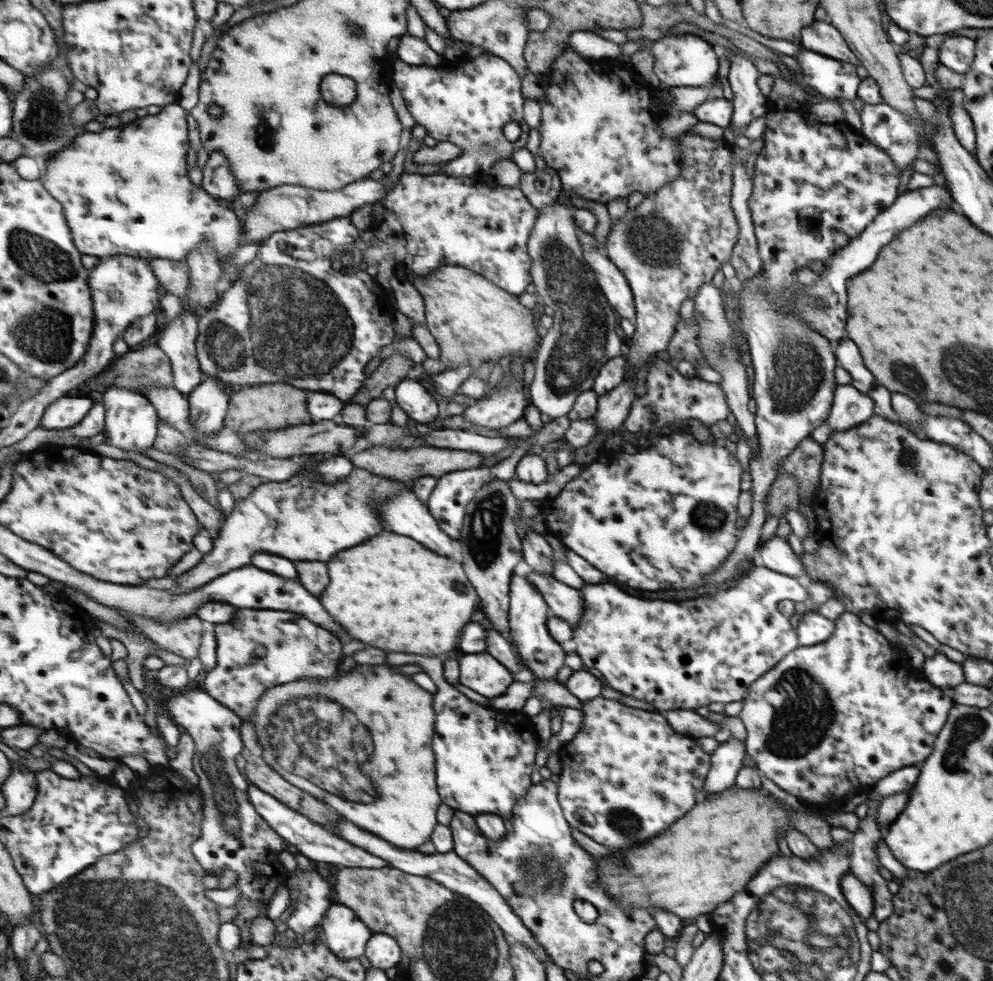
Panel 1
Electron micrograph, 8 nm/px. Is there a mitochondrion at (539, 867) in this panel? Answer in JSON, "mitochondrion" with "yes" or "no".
{"mitochondrion":"yes"}

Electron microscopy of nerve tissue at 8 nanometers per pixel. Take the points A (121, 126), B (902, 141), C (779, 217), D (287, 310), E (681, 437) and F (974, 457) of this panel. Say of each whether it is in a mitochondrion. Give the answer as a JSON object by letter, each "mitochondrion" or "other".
{"A":"other","B":"mitochondrion","C":"other","D":"mitochondrion","E":"other","F":"other"}

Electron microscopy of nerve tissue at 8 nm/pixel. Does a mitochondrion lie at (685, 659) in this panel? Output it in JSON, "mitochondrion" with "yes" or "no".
{"mitochondrion":"no"}

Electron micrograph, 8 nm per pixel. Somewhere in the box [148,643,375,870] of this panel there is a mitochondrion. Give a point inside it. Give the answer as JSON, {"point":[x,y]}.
{"point":[218,774]}

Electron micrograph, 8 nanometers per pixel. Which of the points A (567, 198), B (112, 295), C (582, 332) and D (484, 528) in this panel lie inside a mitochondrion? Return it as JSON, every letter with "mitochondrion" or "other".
{"A":"other","B":"mitochondrion","C":"mitochondrion","D":"mitochondrion"}

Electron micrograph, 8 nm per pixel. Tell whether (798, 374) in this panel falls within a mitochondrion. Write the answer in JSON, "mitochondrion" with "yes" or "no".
{"mitochondrion":"yes"}

